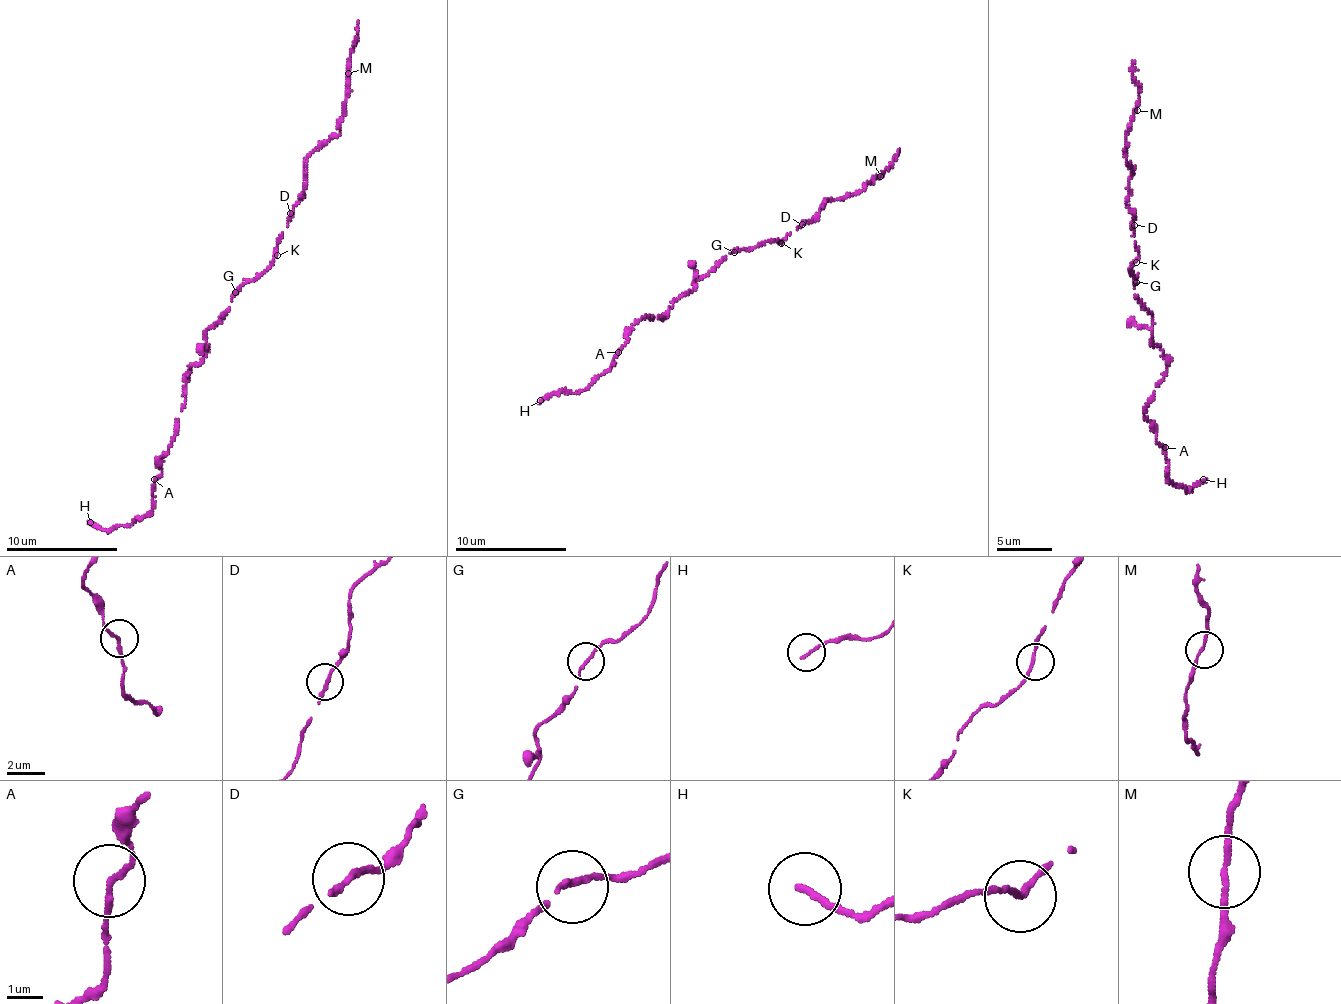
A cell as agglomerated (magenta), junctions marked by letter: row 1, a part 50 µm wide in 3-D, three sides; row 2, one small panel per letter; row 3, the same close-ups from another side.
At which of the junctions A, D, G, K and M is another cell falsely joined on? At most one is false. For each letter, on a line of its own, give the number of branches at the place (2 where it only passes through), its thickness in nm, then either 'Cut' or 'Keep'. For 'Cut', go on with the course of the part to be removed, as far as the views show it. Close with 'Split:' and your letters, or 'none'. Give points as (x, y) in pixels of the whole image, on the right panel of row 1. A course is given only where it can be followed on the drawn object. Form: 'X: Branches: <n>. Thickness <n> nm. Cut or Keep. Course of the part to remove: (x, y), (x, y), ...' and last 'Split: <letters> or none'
A: Branches: 2. Thickness 150 nm. Keep
D: Branches: 2. Thickness 160 nm. Keep
G: Branches: 2. Thickness 130 nm. Keep
K: Branches: 2. Thickness 150 nm. Keep
M: Branches: 2. Thickness 130 nm. Keep
Split: none

